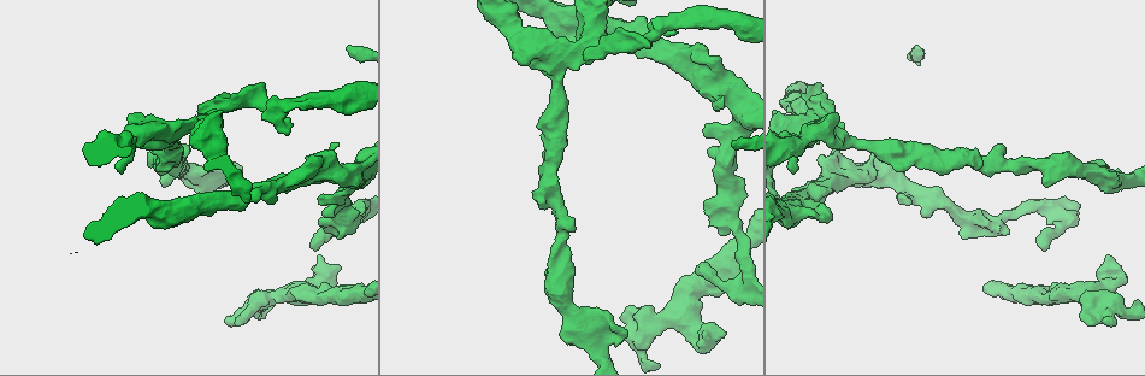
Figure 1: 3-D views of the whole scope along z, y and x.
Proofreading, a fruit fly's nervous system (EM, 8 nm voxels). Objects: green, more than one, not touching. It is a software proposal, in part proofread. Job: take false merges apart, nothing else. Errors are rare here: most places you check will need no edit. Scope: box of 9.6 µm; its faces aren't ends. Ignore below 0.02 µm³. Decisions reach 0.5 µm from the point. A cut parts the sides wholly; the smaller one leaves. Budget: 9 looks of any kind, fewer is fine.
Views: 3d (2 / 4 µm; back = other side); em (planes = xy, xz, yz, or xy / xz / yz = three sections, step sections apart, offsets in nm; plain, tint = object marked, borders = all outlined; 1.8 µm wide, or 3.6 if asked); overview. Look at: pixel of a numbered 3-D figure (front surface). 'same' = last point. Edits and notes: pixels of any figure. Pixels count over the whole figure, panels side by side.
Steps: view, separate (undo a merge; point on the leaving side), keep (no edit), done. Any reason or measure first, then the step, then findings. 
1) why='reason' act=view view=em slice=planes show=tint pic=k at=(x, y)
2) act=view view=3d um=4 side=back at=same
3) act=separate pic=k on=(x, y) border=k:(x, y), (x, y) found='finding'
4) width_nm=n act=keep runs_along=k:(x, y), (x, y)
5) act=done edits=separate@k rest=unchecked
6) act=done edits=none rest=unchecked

why='abrupt turn' act=view view=em slice=xy step=8 show=tint pic=1 at=(1107, 272)

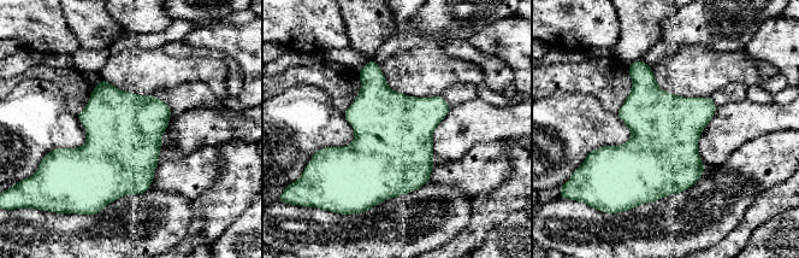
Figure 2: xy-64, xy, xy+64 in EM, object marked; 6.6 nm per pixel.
act=keep found='one neuron here'

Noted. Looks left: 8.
why='sharp bend' act=view view=3d um=4 side=back pic=1 at=(657, 30)

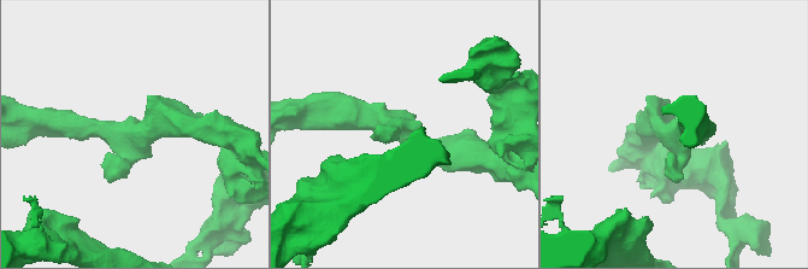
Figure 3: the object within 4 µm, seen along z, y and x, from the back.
act=view view=em slice=xz step=16 show=tint pic=3 at=(133, 131)

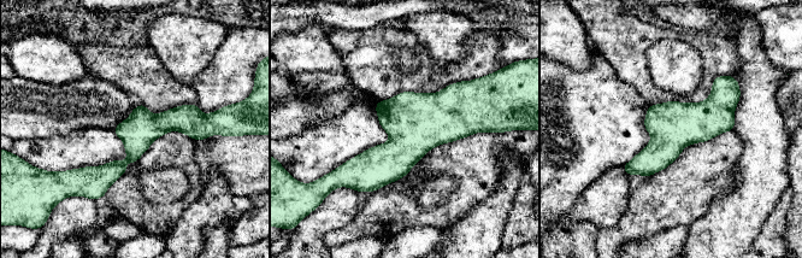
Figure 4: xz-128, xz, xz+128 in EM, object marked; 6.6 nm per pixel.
why='another direction' act=view view=em slice=planes show=borders at=same

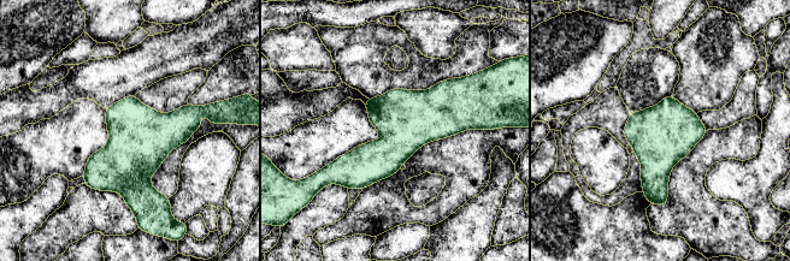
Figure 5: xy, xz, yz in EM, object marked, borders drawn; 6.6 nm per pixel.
act=keep found='one neuron here'

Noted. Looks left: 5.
why='calibre changes' act=view view=em um=3.6 slice=planes show=plain pic=1 at=(897, 180)

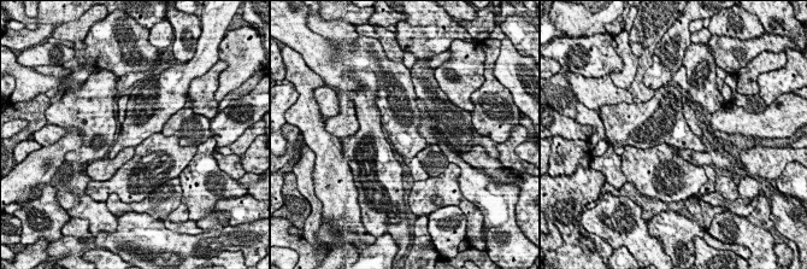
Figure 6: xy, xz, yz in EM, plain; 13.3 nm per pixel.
why='what lies round it' act=view view=em um=3.6 slice=planes show=borders at=same

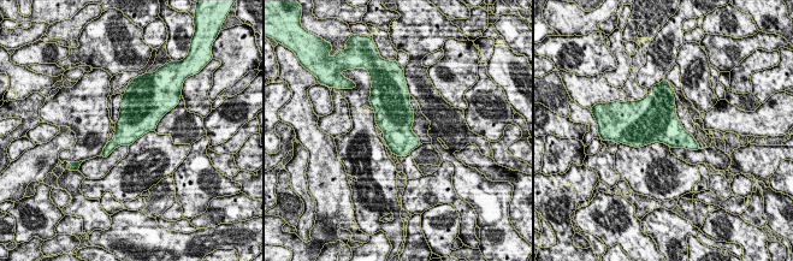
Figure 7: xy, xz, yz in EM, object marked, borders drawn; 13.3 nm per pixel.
act=keep found='all the same neuron'

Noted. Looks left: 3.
why='sharp bend' act=view view=em um=3.6 slice=yz step=16 show=tint pic=1 at=(571, 28)

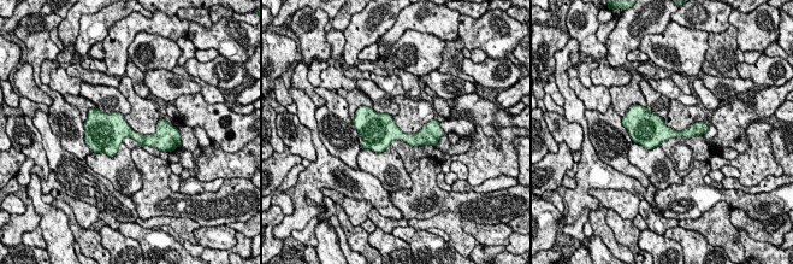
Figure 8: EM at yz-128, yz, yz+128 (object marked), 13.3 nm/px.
why='another direction' act=view view=em um=3.6 slice=planes show=borders at=same

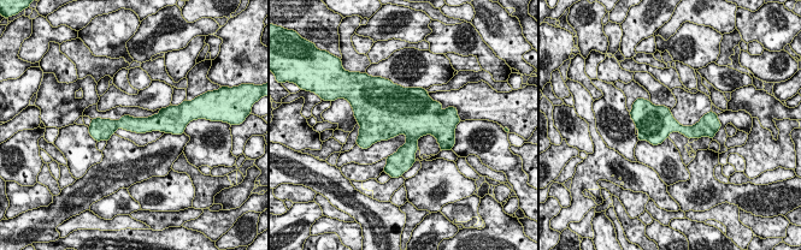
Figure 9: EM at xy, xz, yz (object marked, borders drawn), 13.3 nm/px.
width_nm=220 act=keep runs_along=9:(99, 124), (164, 124), (169, 126) found='continuous, no second neuron'

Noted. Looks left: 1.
act=done edits=none rest=unchecked

